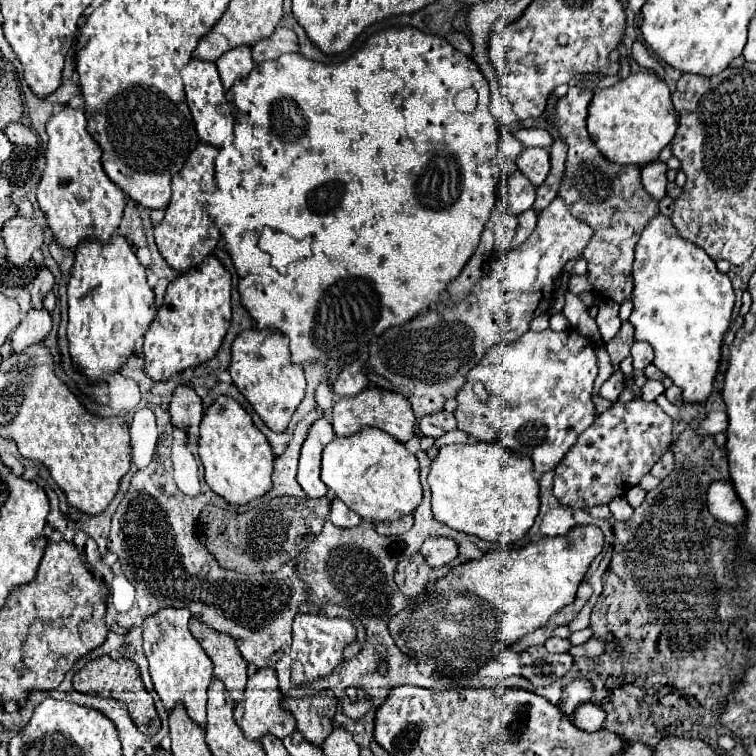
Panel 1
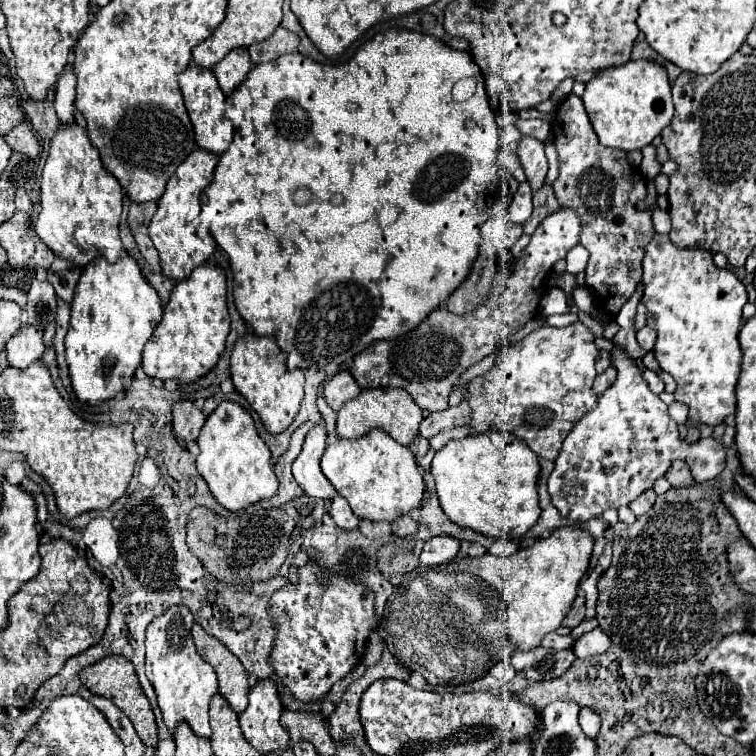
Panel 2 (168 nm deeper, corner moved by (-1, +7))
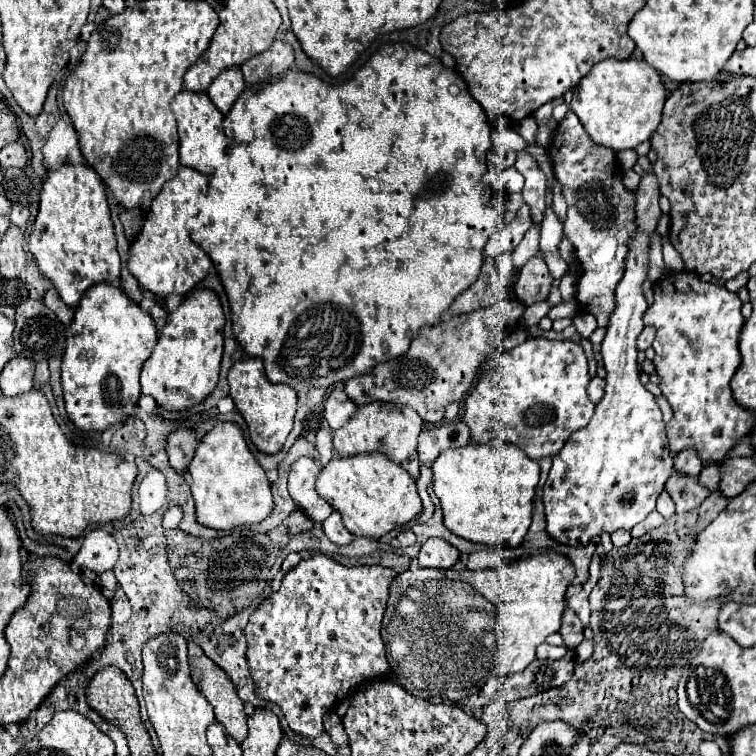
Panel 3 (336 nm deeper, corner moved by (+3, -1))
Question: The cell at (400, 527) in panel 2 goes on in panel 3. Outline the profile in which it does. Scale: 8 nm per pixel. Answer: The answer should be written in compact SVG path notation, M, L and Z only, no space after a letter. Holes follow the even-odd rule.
M403 531L399 533L395 539L391 539L391 547L409 547L413 545L417 539L415 539L415 533L413 531Z

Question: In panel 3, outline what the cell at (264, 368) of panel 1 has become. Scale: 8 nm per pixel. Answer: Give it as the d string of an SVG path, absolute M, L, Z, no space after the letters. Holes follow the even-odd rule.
M247 357L233 363L229 369L229 389L231 399L235 401L235 409L243 415L249 425L249 435L253 445L263 453L277 453L289 431L293 429L293 417L297 409L297 393L289 385L273 385L263 373L263 359Z

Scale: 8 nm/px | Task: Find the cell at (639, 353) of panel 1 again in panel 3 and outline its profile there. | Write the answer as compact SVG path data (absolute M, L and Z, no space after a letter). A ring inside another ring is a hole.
M645 327L645 329L641 331L639 339L637 339L639 349L641 349L641 351L649 349L649 347L651 347L651 343L653 343L653 339L655 339L655 329L653 329L653 327Z

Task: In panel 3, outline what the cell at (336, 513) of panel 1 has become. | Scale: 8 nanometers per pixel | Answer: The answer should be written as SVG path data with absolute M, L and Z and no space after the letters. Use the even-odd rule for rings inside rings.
M333 511L331 517L327 517L323 521L323 531L337 545L347 545L353 541L353 535L345 529L345 525L341 521L341 513L337 513L337 511Z

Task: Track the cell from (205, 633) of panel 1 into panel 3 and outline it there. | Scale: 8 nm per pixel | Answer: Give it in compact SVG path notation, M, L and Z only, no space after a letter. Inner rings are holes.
M189 641L189 667L195 685L213 705L215 719L225 725L227 733L237 743L243 743L247 735L247 715L243 711L243 701L235 695L237 691L233 689L229 675L193 641Z

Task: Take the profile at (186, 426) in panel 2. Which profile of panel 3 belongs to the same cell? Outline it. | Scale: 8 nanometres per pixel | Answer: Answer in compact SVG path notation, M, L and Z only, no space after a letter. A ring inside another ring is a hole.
M179 427L175 429L169 437L167 437L167 455L169 455L169 463L177 473L187 471L193 453L197 447L197 439L195 439L195 431L191 427Z

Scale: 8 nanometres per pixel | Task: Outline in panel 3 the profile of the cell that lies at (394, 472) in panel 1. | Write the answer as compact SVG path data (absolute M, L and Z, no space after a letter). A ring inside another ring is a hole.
M361 453L331 459L319 471L317 493L341 513L345 527L353 535L373 539L387 535L389 531L415 519L423 511L413 477L401 465L393 463L381 453Z

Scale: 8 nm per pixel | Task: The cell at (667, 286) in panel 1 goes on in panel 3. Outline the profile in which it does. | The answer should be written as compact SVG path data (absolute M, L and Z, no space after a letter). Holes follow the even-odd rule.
M667 271L663 279L659 279L653 285L655 303L645 311L645 325L651 325L657 329L657 337L653 341L655 349L655 369L661 377L661 391L667 397L673 419L667 423L667 439L671 447L671 455L693 447L697 449L699 457L703 461L723 461L727 451L733 449L733 445L745 437L751 431L753 425L753 413L745 411L733 401L729 381L735 375L737 367L741 365L741 355L737 349L737 339L743 327L743 315L741 315L741 299L737 293L731 293L723 285L715 283L701 283L695 273L691 271Z

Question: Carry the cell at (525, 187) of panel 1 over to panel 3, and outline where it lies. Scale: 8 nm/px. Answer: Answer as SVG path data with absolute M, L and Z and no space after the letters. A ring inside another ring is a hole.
M521 205L521 209L517 211L517 217L515 217L509 225L501 227L501 229L489 239L485 251L487 251L491 257L497 257L497 255L501 255L501 253L505 253L505 251L513 251L513 249L521 243L521 237L525 235L525 231L527 231L531 225L533 225L533 221L531 221L529 207L527 207L527 205Z

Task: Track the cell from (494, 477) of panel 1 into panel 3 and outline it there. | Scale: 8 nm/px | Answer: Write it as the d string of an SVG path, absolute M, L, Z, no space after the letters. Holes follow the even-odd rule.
M505 441L465 447L441 453L433 463L433 491L443 507L443 521L455 535L491 547L517 547L529 525L539 465L521 449Z

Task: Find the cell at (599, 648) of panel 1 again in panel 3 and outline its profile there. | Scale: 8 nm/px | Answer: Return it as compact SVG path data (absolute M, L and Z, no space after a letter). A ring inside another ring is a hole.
M587 639L581 641L581 643L577 645L575 653L577 653L577 661L579 661L579 663L587 661L587 659L593 655L593 641L587 641Z

